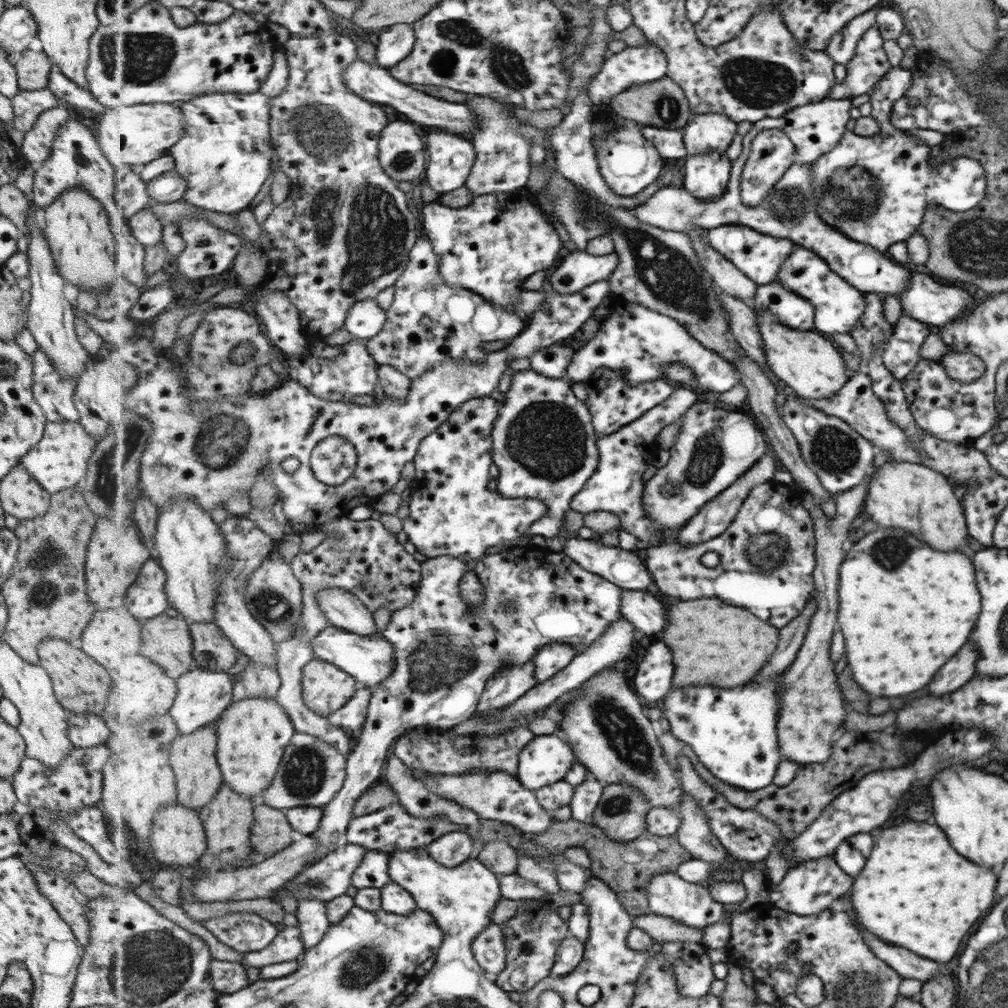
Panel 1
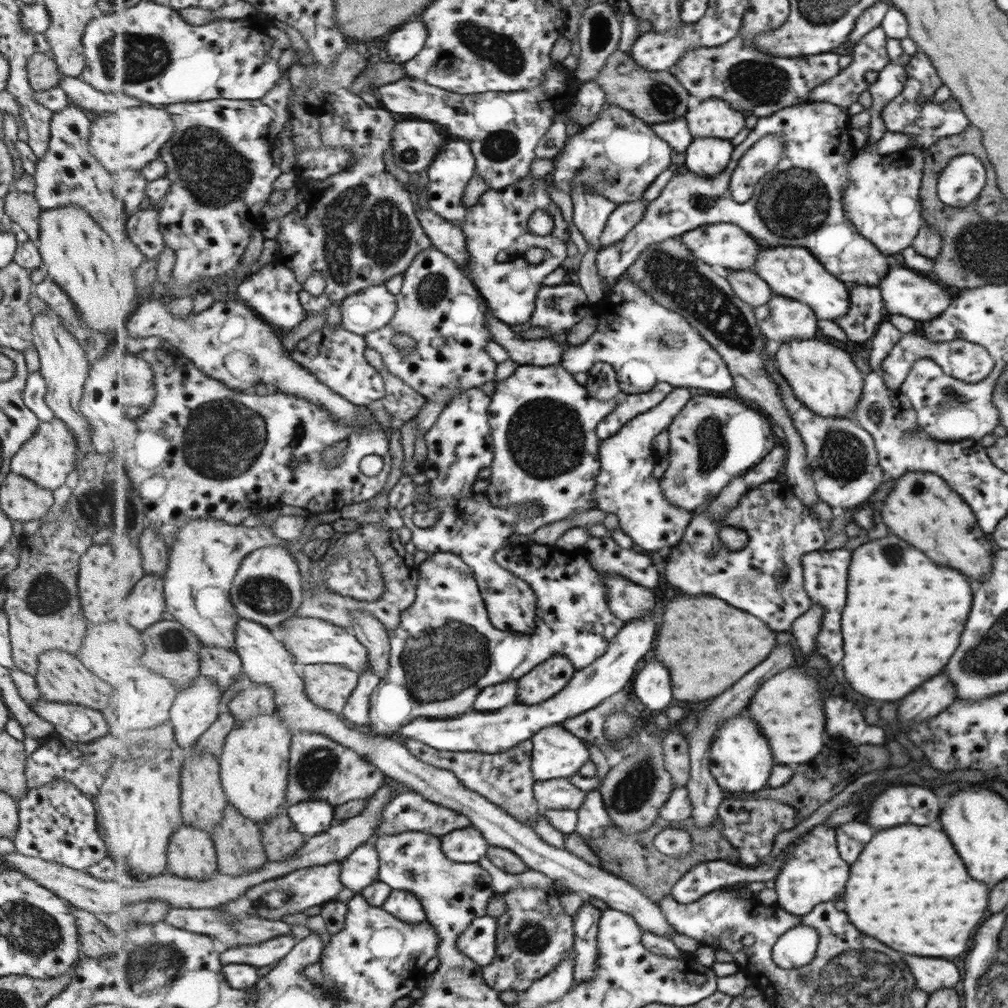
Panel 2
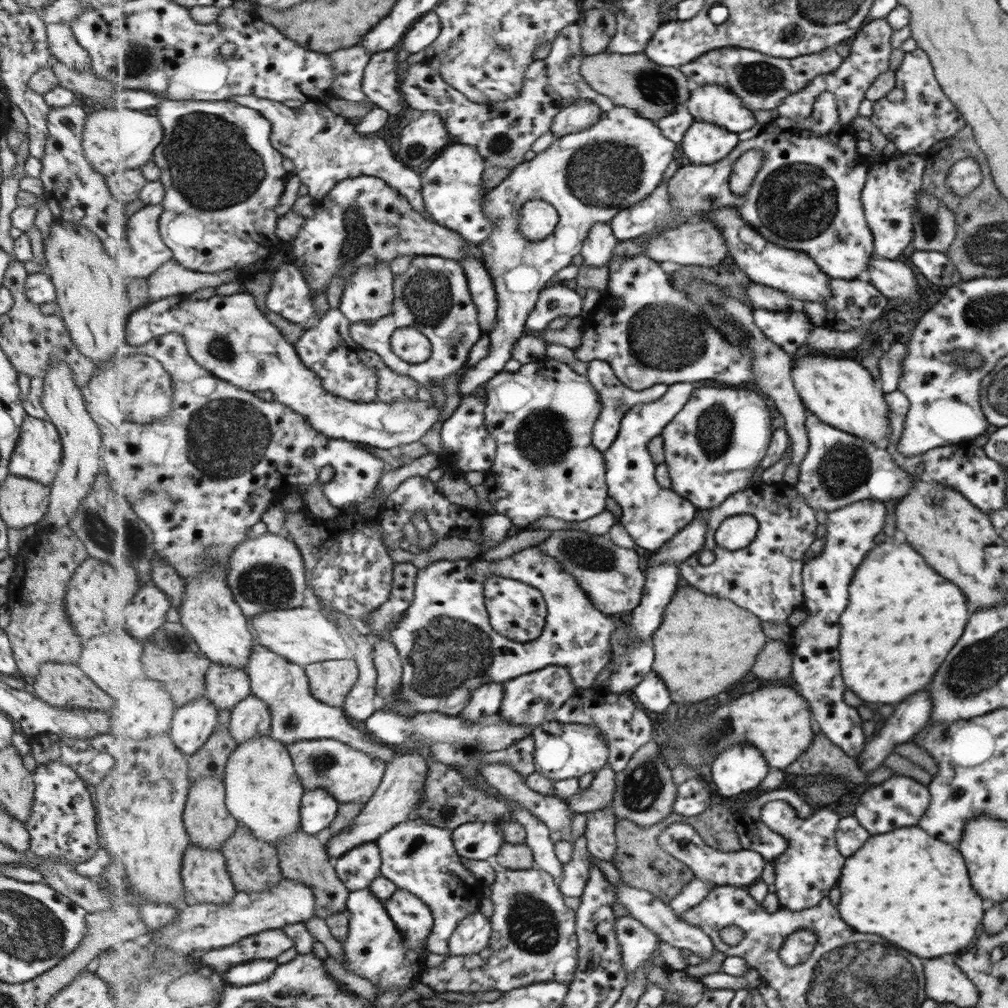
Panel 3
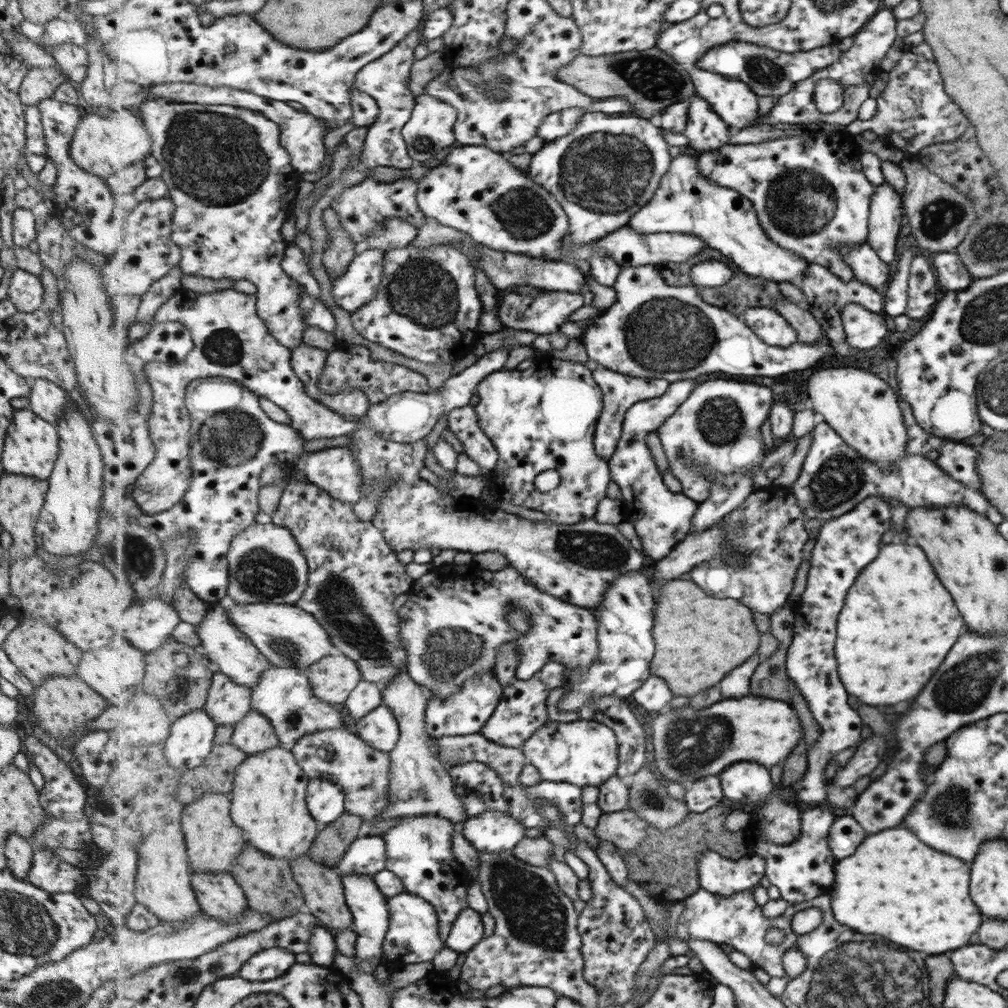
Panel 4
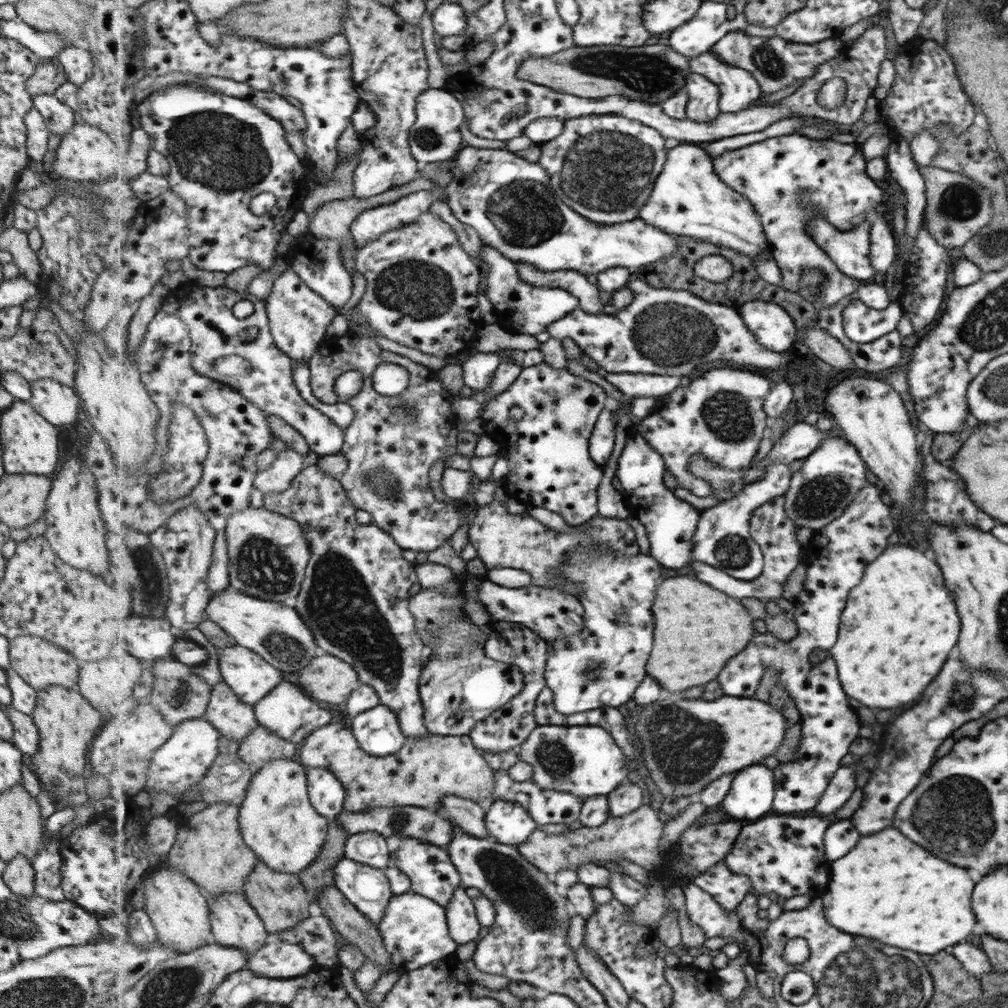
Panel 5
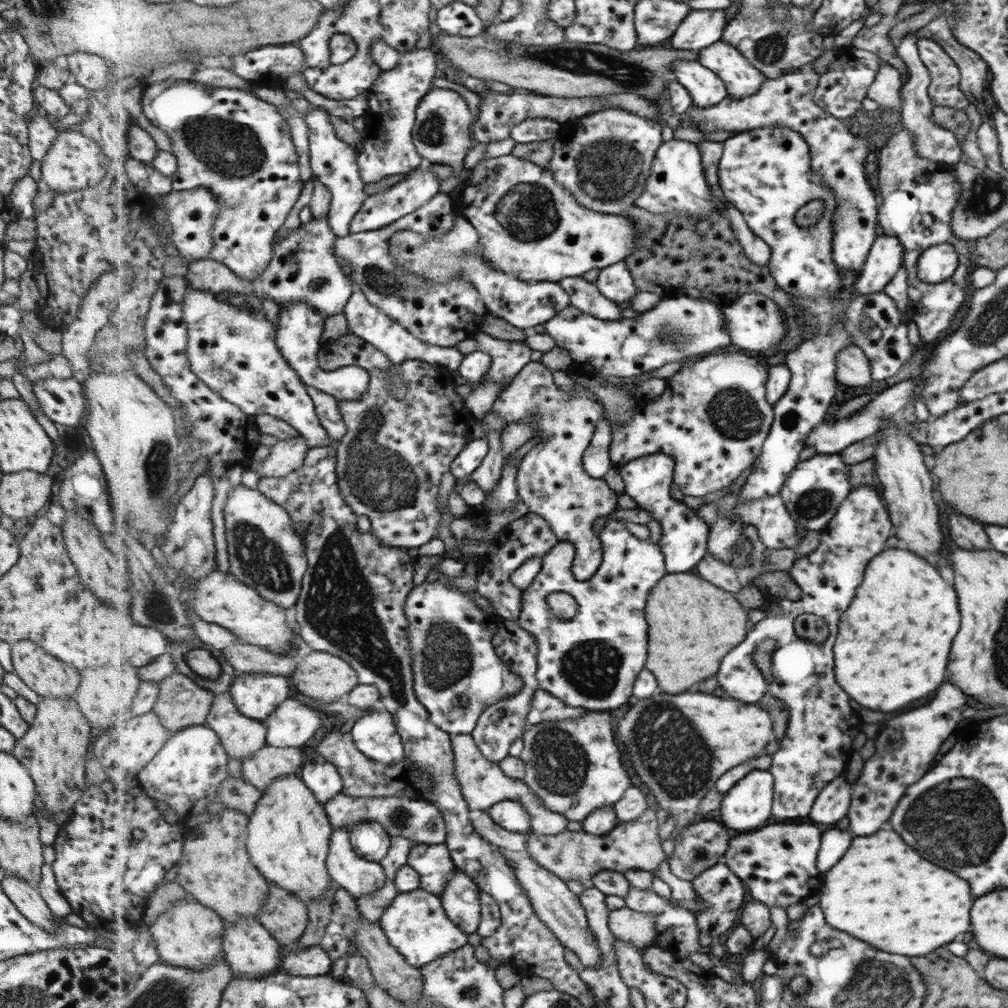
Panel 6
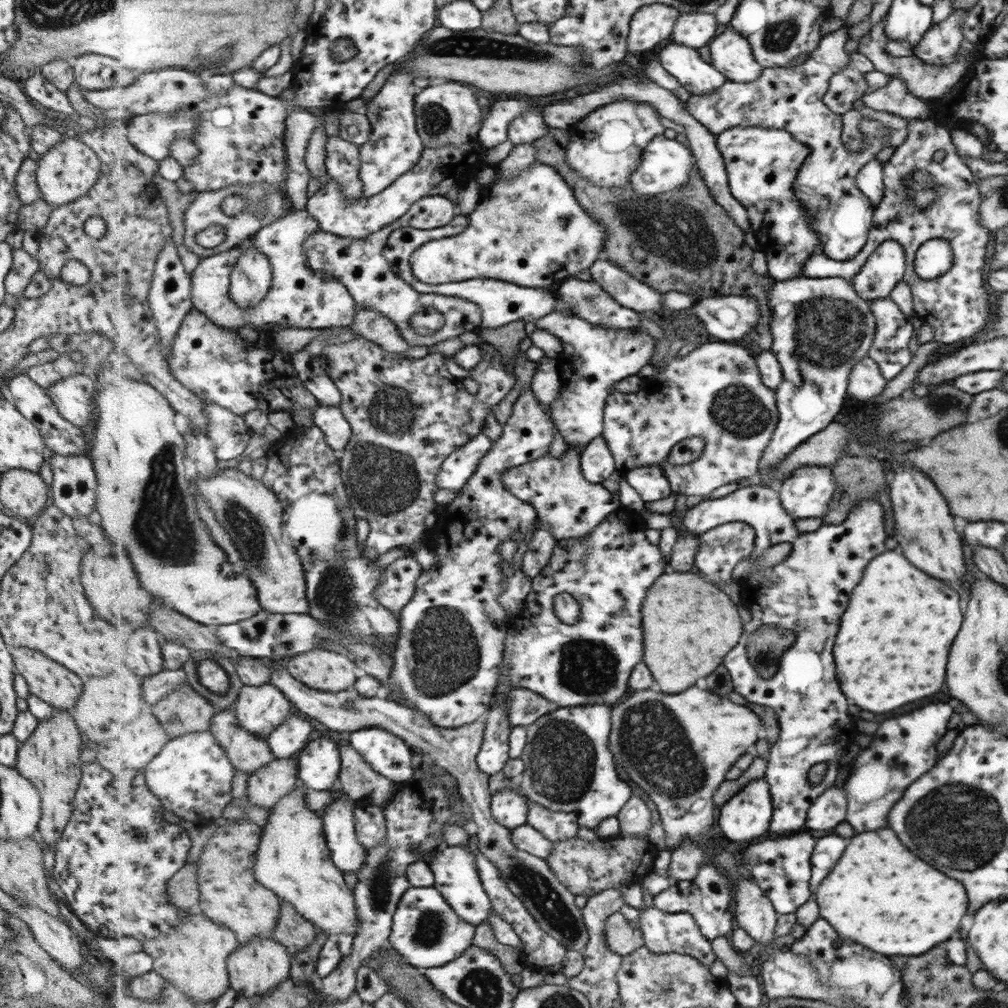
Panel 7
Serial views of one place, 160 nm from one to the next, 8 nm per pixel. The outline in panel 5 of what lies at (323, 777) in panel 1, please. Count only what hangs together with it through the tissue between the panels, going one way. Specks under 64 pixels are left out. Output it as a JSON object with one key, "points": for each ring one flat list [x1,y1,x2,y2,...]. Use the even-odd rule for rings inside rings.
{"points":[[328,724,326,727,313,731,299,746,301,764,306,768,327,768,335,774,345,786,344,810,351,813,369,811,369,809,391,808,397,806,415,806,438,811,443,809,443,800,447,796,469,798,482,806,495,796,495,774,489,760,484,756,470,735,441,736,427,735,423,738,409,737,401,751,386,757,373,756,363,750,350,725,349,730,343,724]]}

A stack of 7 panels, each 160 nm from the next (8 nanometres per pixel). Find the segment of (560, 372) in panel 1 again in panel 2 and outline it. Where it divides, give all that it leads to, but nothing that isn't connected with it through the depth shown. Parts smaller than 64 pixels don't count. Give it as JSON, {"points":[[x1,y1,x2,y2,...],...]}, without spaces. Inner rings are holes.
{"points":[[487,306,487,328,492,340,501,344,511,361,518,365,535,365,545,367,562,363,567,346,549,339,549,336,540,339,518,338,510,326,495,317,492,309]]}

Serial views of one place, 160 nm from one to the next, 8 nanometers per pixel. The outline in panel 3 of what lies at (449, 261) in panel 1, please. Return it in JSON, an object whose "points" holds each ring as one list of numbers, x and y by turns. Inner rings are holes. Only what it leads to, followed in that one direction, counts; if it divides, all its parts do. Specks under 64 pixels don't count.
{"points":[[615,108,602,112,601,120,583,132,571,133,555,141,549,150,537,153,530,161,518,164,512,173,494,189,486,194,484,213,494,224,490,239,484,240,479,248,485,252,484,265,495,282,497,301,499,301,497,323,493,332,489,355,460,379,458,394,463,400,475,394,477,386,485,386,494,376,505,371,505,364,514,359,514,350,519,339,525,336,527,317,538,304,541,292,547,282,565,267,571,266,571,260,581,254,583,243,590,235,591,227,598,222,610,222,624,208,641,203,658,188,675,159,677,144,662,133,658,123,643,117,632,108],[530,200,544,200,558,209,561,220,553,235,544,241,531,242,520,231,520,209]]}

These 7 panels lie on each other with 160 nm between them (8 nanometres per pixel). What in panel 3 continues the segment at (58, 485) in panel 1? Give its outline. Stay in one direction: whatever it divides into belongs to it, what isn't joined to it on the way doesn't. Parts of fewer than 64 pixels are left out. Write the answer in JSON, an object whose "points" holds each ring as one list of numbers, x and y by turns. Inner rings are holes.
{"points":[[25,415,19,430,13,452,9,457,8,474,34,480,49,485,57,472,61,460,61,443,57,430,47,422]]}

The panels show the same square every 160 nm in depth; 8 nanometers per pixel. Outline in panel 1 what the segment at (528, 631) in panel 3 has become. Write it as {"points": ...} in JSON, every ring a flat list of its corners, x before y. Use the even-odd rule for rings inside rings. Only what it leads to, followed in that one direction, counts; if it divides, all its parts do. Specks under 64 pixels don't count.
{"points":[[489,396,474,398,463,403,452,412,447,423,427,436,418,448,414,458,415,478,411,483,411,497,408,502,408,516,402,520,403,532,415,550,427,559,438,556,455,556,463,561,475,558,485,559,487,550,493,546,515,544,530,526,547,511,548,506,539,499,507,498,491,493,487,484,491,482,489,468,494,463,494,425,501,410,501,403]]}

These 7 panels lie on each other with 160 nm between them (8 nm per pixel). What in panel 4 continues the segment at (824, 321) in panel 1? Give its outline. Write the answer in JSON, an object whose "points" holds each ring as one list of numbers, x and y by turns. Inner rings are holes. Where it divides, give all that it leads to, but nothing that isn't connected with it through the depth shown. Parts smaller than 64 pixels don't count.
{"points":[[677,155,670,170,663,176,654,198,635,213,627,224,635,232,678,232,703,239,709,247,722,251,743,272,759,276,773,283,802,282,808,262,794,252,781,248,761,225,753,202,733,188,719,186,702,176,698,158]]}

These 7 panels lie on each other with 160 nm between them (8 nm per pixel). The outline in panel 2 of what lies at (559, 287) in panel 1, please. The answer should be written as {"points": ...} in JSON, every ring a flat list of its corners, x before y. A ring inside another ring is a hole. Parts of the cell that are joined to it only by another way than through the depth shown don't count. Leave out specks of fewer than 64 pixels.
{"points":[[824,102,799,103,779,109,775,114,760,117,756,126,750,131,747,138,735,147,728,167,717,177,699,176,687,171,675,175,663,189,661,196,648,204,647,210,629,234,618,243,603,247,598,252,596,264,598,273,606,280,619,278,638,258,651,246,657,246,667,239,675,239,686,232,694,231,704,224,733,223,738,224,751,236,766,242,770,247,803,247,808,249,820,261,828,273,833,274,841,283,846,285,864,285,877,287,885,278,890,259,875,248,871,241,863,238,854,228,854,223,846,216,842,204,842,192,851,184,849,179,849,162,854,158,857,148,849,137,849,115,839,105],[767,134,779,134,783,140,784,149,779,164,775,170,766,174,757,186,753,198,747,203,737,203,730,189,730,182,741,158,758,141]]}

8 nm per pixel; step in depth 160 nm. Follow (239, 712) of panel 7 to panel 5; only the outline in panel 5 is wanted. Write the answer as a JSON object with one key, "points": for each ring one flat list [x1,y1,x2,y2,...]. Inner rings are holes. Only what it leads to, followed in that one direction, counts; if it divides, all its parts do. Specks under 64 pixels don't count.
{"points":[[239,644,220,650,223,680,247,704,261,702,283,680,283,672,260,654]]}

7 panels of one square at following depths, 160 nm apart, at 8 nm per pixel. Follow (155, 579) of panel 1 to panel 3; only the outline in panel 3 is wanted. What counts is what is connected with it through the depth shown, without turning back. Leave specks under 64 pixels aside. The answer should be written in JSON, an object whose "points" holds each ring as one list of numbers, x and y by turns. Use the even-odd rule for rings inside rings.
{"points":[[153,582,141,585,140,591,135,598,130,602,126,608,127,616,127,628,129,628,129,634,133,634,135,638,140,641,153,638,155,632,161,630,167,622,167,612,172,606,172,600,170,596,156,586]]}

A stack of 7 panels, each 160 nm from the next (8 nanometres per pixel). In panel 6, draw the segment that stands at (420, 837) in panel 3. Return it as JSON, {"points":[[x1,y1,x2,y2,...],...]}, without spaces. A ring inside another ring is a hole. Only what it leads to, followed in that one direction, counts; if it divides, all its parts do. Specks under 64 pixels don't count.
{"points":[[445,843,416,844,411,850,408,864,420,872,420,888,439,897,457,871,450,849]]}

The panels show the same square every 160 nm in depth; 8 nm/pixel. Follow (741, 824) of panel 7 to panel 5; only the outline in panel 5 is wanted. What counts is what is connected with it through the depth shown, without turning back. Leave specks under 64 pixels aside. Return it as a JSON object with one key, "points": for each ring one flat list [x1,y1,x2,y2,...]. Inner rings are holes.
{"points":[[765,765,751,766,739,772,722,803,725,814,746,824,766,818,774,809,777,792,774,769]]}

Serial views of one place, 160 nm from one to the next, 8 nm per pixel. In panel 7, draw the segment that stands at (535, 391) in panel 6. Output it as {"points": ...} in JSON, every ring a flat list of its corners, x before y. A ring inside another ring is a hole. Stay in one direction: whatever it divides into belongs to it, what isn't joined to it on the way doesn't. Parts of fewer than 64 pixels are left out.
{"points":[[569,447,562,457,543,455,537,460,516,466,504,474,503,482,515,496,527,501,538,509,540,528,550,530,557,539,575,539,589,536,611,513,622,511,622,499,618,492,609,492,601,483,593,484,582,473,582,451,579,447]]}

